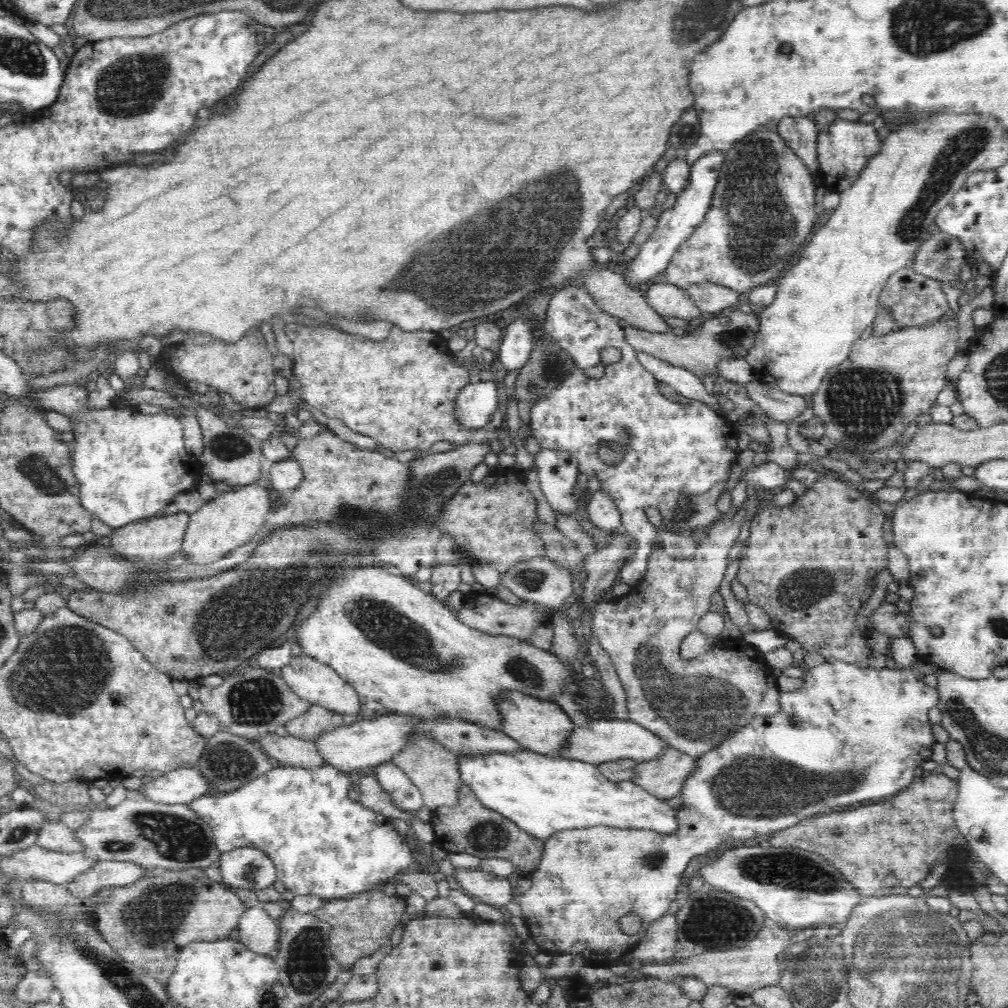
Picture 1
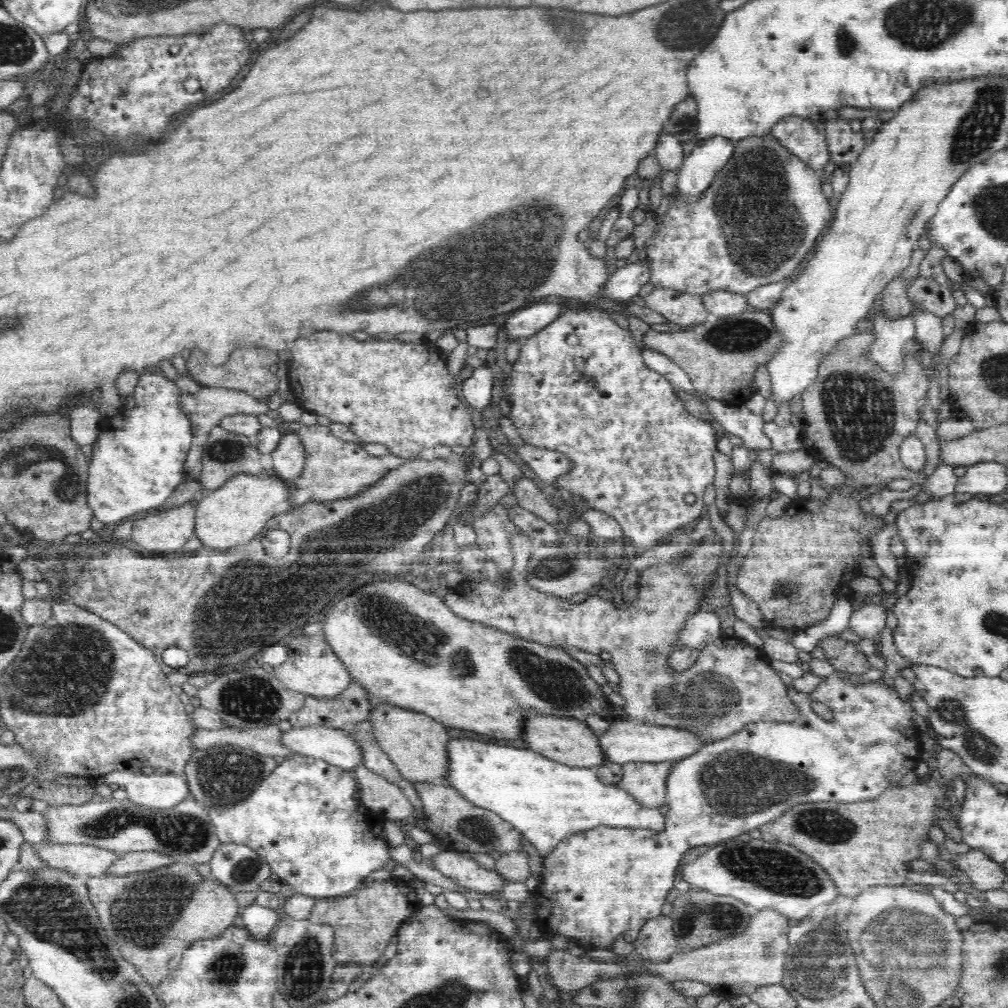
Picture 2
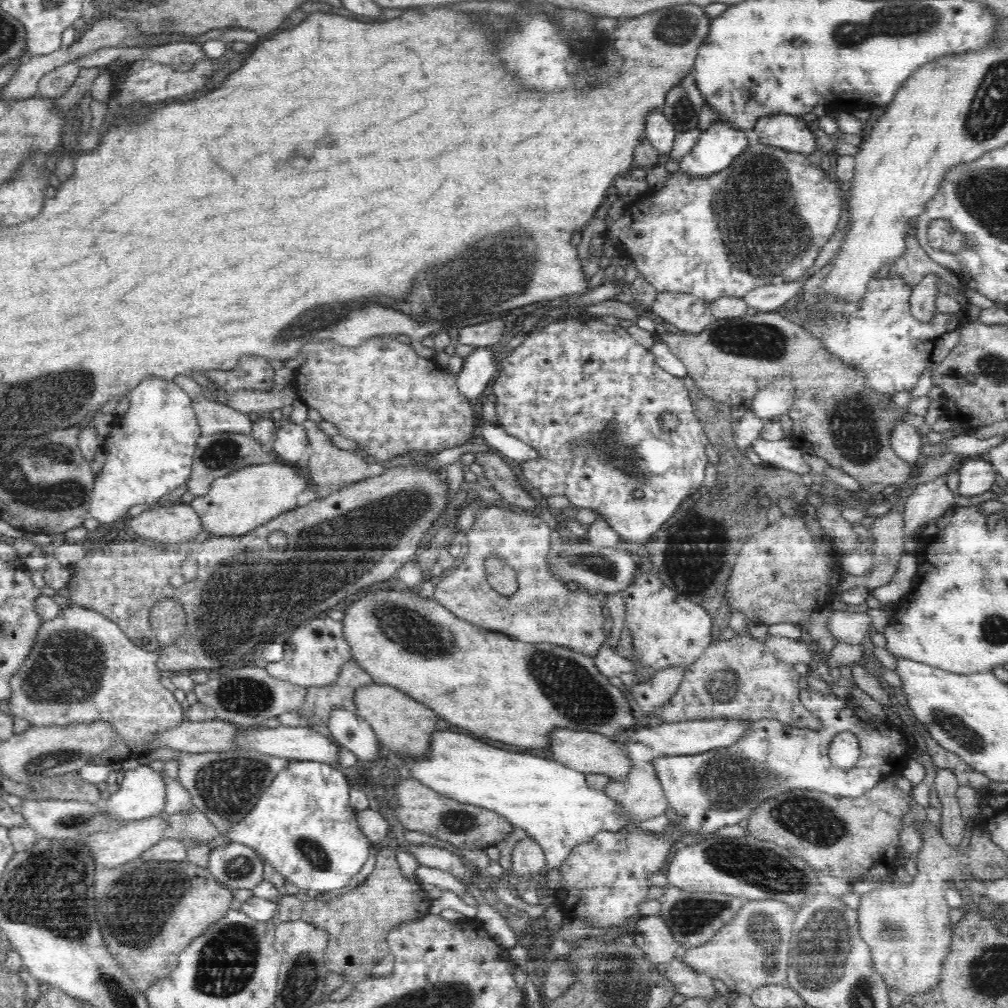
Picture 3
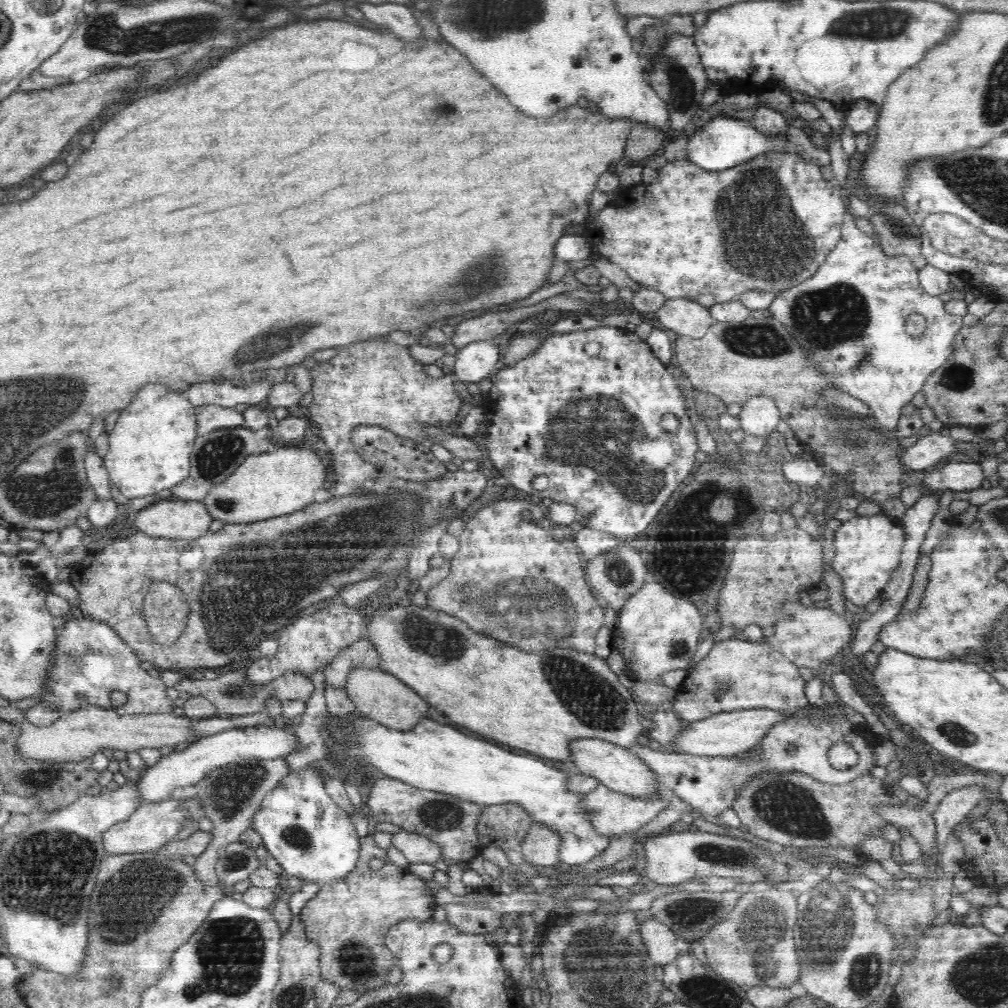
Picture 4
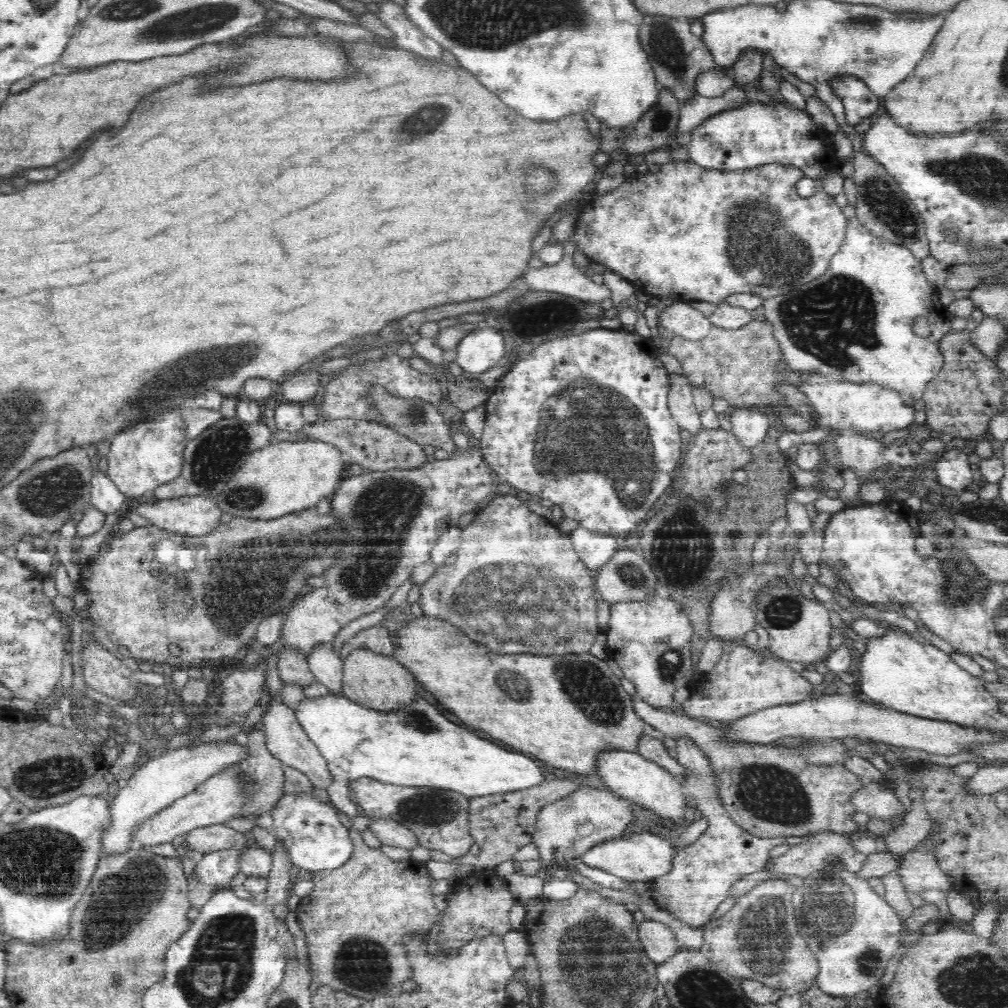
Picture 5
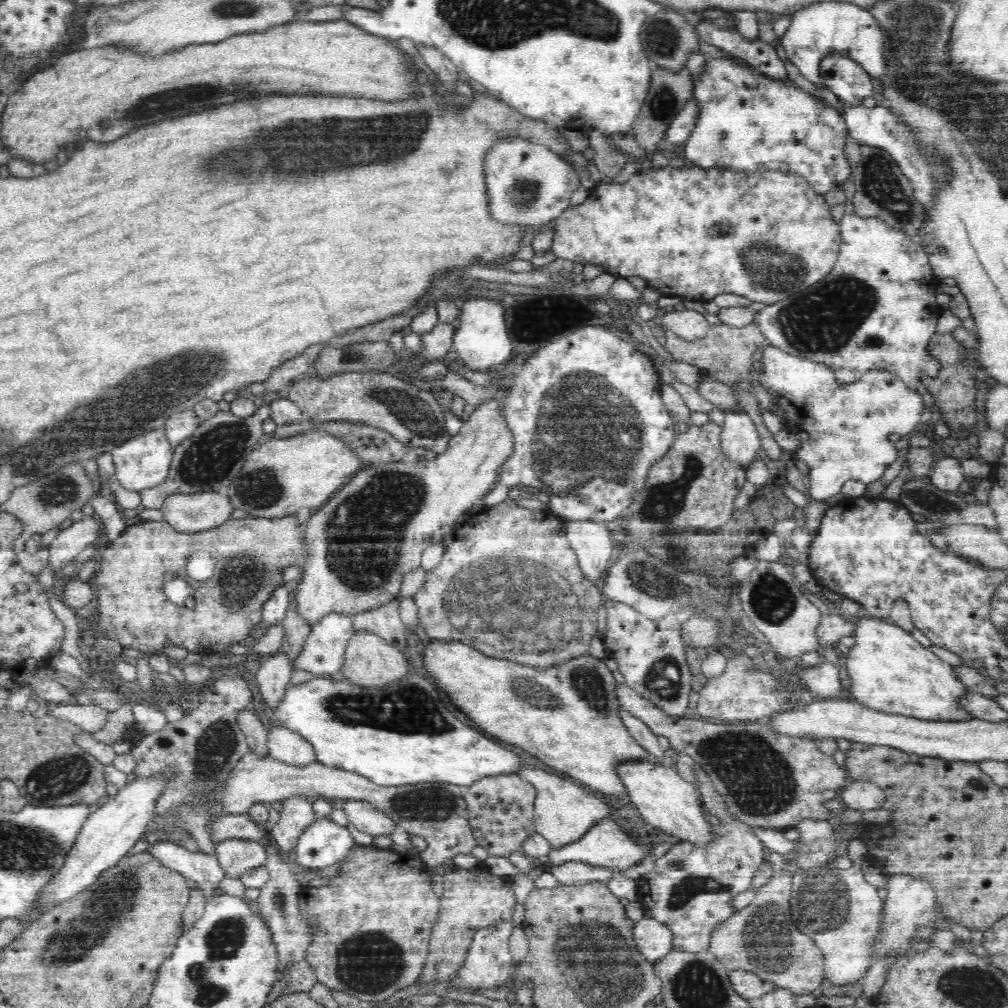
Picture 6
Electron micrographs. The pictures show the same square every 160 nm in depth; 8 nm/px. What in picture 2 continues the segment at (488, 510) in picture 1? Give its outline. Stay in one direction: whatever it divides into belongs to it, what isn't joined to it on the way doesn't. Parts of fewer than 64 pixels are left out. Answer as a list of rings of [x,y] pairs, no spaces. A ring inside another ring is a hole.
[[[510,492],[492,506],[490,512],[482,514],[482,518],[476,518],[472,527],[476,531],[476,544],[483,549],[489,560],[493,560],[498,568],[508,573],[513,568],[515,557],[512,549],[512,536],[520,534],[519,528],[508,518],[506,509],[509,506],[518,505],[514,493]]]

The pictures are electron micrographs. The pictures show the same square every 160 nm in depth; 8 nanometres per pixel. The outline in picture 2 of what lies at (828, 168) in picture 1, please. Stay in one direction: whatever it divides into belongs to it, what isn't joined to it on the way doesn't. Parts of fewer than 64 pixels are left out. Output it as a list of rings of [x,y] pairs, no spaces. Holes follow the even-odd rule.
[[[839,118],[826,120],[825,123],[828,157],[832,154],[836,164],[856,163],[866,148],[864,136],[852,132],[851,121]]]

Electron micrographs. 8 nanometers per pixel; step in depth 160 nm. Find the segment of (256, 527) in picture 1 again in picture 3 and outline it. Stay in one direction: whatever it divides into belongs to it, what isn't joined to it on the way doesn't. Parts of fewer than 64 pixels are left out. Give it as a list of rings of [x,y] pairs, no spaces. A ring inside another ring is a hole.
[[[276,460],[245,466],[216,479],[208,492],[204,496],[195,497],[190,505],[200,516],[202,528],[209,530],[210,535],[238,538],[298,507],[296,498],[310,487],[303,465],[296,466]]]

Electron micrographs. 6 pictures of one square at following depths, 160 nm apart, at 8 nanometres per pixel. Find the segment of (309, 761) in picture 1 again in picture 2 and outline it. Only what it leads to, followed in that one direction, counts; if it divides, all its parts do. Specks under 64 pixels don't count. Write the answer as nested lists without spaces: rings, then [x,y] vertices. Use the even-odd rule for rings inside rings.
[[[277,724],[250,729],[249,731],[224,726],[217,729],[197,730],[197,734],[193,739],[195,750],[235,745],[269,757],[283,756],[288,758],[294,755],[290,749],[280,743],[283,733]]]

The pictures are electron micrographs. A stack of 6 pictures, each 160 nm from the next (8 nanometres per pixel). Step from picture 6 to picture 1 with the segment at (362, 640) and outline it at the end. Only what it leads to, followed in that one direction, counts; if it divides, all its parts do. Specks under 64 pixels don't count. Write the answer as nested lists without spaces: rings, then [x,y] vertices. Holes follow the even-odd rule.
[[[413,737],[405,751],[394,755],[391,760],[398,768],[402,769],[408,779],[418,787],[423,794],[424,805],[434,810],[438,807],[454,807],[460,804],[457,795],[458,787],[462,786],[461,771],[458,756],[446,751],[439,744],[432,743],[426,737]]]

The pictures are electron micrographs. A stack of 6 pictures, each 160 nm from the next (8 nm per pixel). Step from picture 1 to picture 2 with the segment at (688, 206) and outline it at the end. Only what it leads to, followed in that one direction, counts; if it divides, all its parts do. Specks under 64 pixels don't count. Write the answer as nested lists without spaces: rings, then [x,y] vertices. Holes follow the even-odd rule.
[[[710,139],[697,145],[677,171],[678,195],[683,203],[698,203],[702,194],[713,184],[719,170],[726,167],[734,155],[735,142]],[[642,258],[635,264],[628,264],[610,276],[604,286],[604,297],[628,304],[637,299],[637,293],[650,278],[649,260]]]

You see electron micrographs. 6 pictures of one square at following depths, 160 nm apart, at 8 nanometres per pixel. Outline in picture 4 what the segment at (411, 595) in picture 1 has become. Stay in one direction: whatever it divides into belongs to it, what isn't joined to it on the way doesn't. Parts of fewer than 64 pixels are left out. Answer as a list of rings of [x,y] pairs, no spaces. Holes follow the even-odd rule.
[[[396,606],[374,614],[368,636],[380,656],[380,671],[394,676],[416,691],[428,704],[443,712],[456,726],[464,726],[488,740],[520,748],[550,760],[572,760],[582,775],[593,776],[614,792],[628,796],[653,795],[661,786],[654,771],[628,748],[636,745],[645,730],[640,722],[634,693],[619,682],[605,660],[576,649],[538,651],[518,649],[476,633],[462,620],[437,609]]]

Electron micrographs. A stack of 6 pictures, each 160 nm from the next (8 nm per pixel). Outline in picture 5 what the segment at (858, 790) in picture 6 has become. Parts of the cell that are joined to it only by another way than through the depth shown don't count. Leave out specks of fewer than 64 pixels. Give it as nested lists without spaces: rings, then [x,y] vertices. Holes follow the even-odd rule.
[[[866,781],[864,790],[854,794],[852,803],[858,812],[864,812],[869,817],[878,817],[882,820],[904,811],[894,791],[888,790],[879,782]]]

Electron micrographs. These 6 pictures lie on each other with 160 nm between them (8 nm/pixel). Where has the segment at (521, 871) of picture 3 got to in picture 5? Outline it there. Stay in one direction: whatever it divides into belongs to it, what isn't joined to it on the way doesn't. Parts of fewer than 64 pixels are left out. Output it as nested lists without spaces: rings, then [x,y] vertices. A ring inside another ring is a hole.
[[[585,786],[578,787],[572,794],[542,807],[531,837],[531,842],[538,850],[539,858],[543,864],[550,864],[552,860],[562,864],[567,859],[581,857],[582,853],[598,843],[608,842],[627,833],[627,828],[632,826],[630,802],[632,800],[615,793],[612,795],[604,789]]]

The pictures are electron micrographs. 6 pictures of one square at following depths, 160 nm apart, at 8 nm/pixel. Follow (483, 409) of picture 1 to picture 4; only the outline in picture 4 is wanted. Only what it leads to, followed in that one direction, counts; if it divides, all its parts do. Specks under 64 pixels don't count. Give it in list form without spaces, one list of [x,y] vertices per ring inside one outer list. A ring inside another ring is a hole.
[[[481,340],[463,346],[455,354],[453,373],[462,382],[480,382],[489,379],[501,367],[498,347],[492,340]]]

